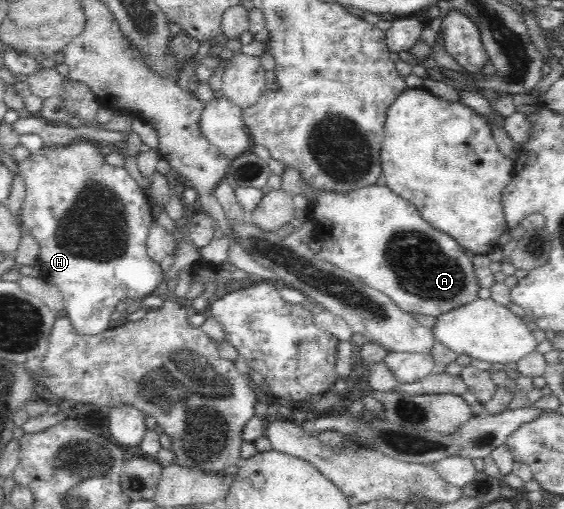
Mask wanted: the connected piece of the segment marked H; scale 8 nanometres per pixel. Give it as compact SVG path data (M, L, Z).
M77 140L66 147L31 152L29 158L18 164L18 175L25 182L26 197L22 205L20 222L30 228L39 244L38 276L61 291L65 302L62 313L71 321L77 335L97 335L113 325L111 315L128 298L140 302L151 296L161 282L174 285L178 273L169 280L147 252L146 236L156 212L133 177L123 167L103 161L99 146L93 142Z

